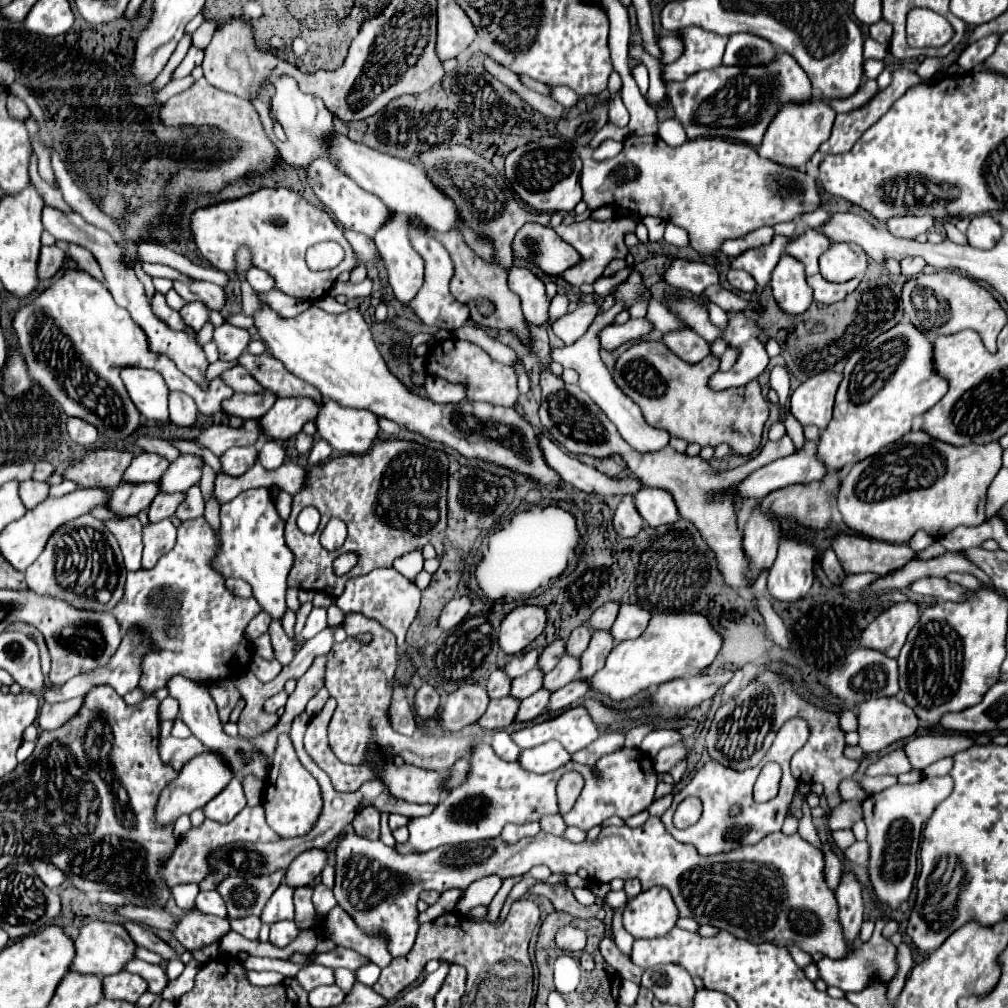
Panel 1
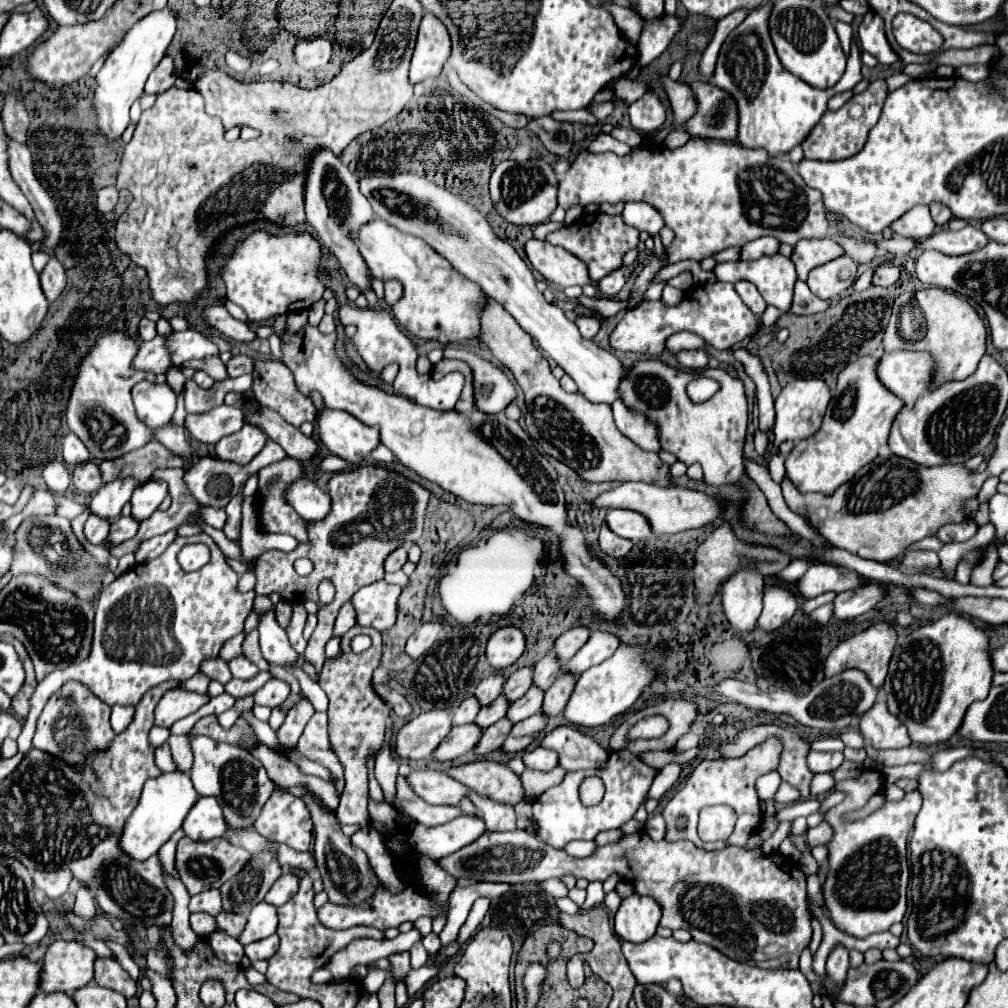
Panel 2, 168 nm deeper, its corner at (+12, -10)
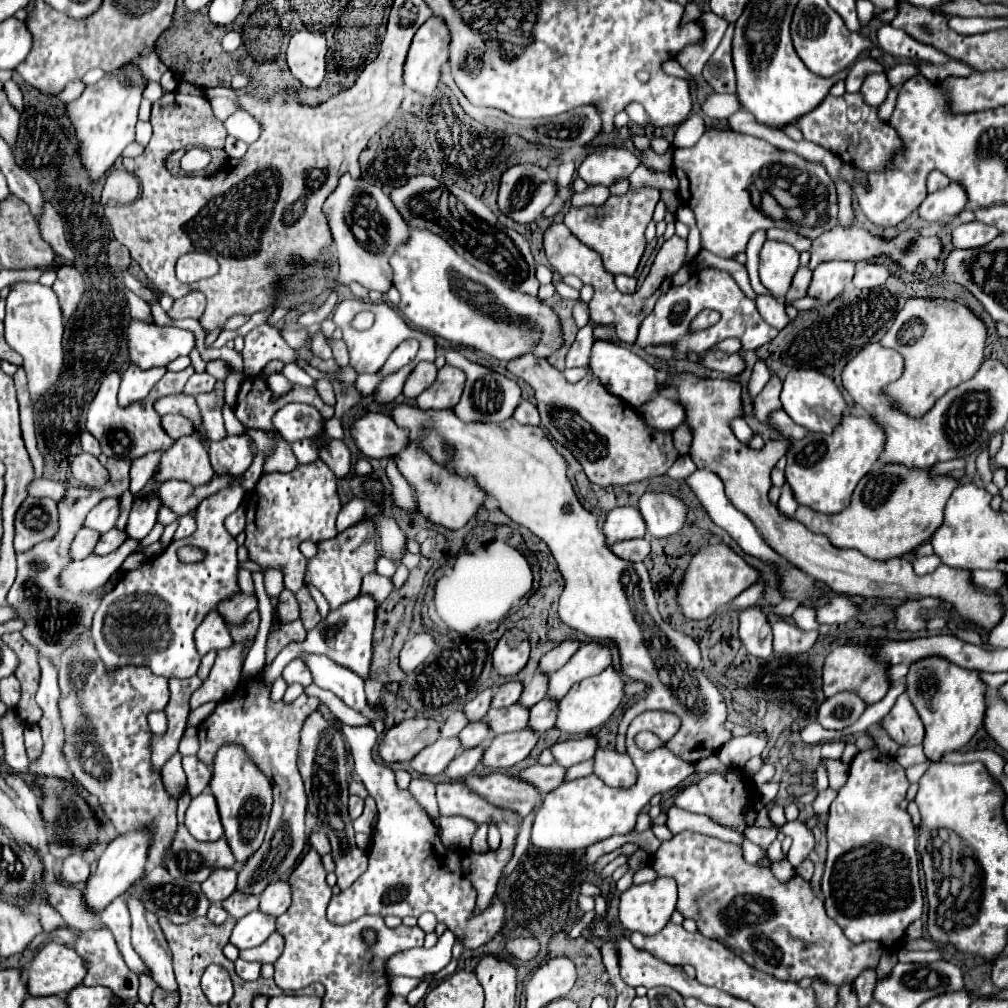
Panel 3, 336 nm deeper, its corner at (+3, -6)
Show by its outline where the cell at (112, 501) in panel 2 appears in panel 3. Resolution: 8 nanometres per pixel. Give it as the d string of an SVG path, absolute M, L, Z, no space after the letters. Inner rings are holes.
M108 497L104 501L100 501L88 515L84 521L84 527L98 531L98 533L106 533L114 527L118 519L118 499L116 497Z

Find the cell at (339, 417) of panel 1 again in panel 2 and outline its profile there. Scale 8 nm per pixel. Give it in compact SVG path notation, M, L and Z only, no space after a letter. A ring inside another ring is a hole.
M311 395L317 407L317 435L331 455L341 457L349 465L361 463L379 443L379 431L355 419L345 411L325 409L319 395Z

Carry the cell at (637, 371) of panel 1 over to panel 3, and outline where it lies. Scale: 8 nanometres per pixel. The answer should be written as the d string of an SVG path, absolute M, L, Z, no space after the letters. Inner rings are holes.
M690 373L674 375L668 381L668 387L678 391L678 399L686 405L686 421L694 431L694 441L690 449L690 457L698 469L714 471L724 487L728 499L742 511L762 533L766 543L784 559L800 567L818 583L828 585L838 595L860 595L860 597L894 597L894 599L922 599L922 597L938 597L950 603L964 621L974 623L984 631L992 631L1004 615L1002 599L998 595L986 595L978 591L972 583L972 573L968 569L956 569L948 565L940 565L934 573L916 575L912 563L904 557L894 557L888 561L876 561L854 549L836 549L830 545L826 535L816 535L808 531L802 523L784 517L778 507L768 501L771 471L779 459L787 453L790 446L788 440L770 440L762 449L750 449L740 443L730 431L730 421L742 415L740 403L740 385L728 379L698 379Z

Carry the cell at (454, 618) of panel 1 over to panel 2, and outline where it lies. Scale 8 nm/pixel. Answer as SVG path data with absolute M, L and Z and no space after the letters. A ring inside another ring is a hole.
M441 621L423 623L423 625L411 635L411 639L407 641L407 647L405 647L407 655L413 657L413 659L421 657L421 655L437 641L437 635L441 633L441 629L443 629L443 623L441 623Z

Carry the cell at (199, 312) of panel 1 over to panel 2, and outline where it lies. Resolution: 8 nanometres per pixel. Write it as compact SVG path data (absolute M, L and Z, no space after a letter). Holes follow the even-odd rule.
M171 333L167 335L157 335L155 339L151 341L145 341L139 345L139 355L135 359L135 367L137 369L143 369L143 371L151 371L151 373L163 373L169 365L171 365L171 353L167 351L167 339L169 339Z

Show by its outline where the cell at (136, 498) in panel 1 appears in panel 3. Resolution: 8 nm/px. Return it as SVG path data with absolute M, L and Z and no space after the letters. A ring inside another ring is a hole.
M80 529L80 531L76 533L72 545L70 545L70 553L68 553L70 559L72 559L72 561L78 561L78 559L88 557L88 555L92 553L94 545L98 543L98 537L100 537L100 533L92 531L92 529Z

